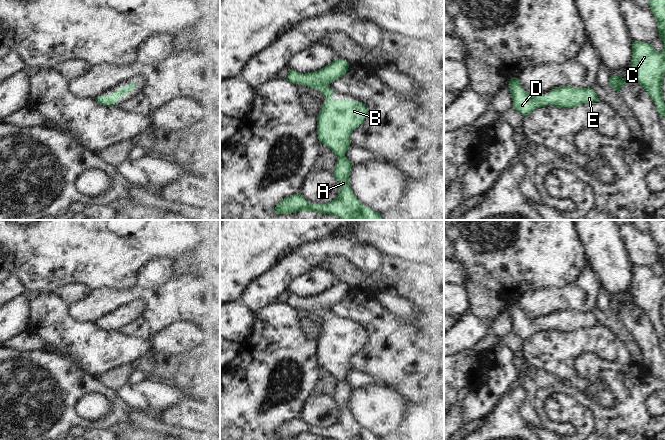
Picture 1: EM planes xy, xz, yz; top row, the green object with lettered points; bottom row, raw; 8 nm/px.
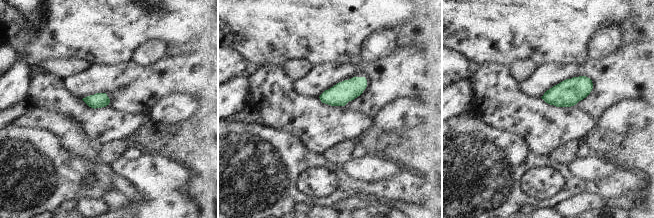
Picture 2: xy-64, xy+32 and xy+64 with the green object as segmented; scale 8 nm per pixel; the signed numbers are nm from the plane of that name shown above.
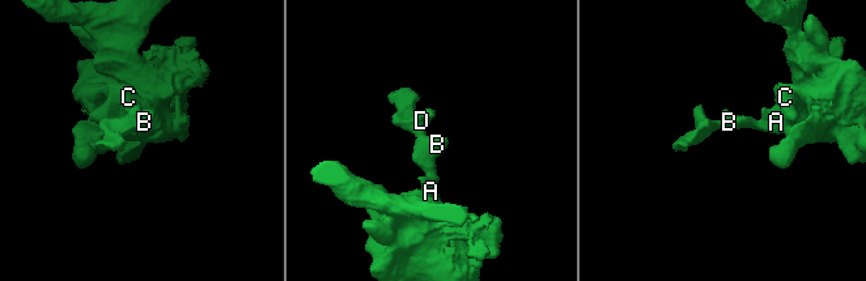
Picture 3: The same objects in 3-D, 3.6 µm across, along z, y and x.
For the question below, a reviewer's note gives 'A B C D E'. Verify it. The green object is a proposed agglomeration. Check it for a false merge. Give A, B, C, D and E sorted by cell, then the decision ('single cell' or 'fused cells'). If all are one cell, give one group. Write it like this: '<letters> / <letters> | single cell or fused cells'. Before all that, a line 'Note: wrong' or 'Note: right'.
Note: right
A B C D E | single cell

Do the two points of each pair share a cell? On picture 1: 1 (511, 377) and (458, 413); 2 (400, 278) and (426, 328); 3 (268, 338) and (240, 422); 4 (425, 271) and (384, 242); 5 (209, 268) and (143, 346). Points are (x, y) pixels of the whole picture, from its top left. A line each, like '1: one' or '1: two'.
1: one
2: two
3: one
4: two
5: two

